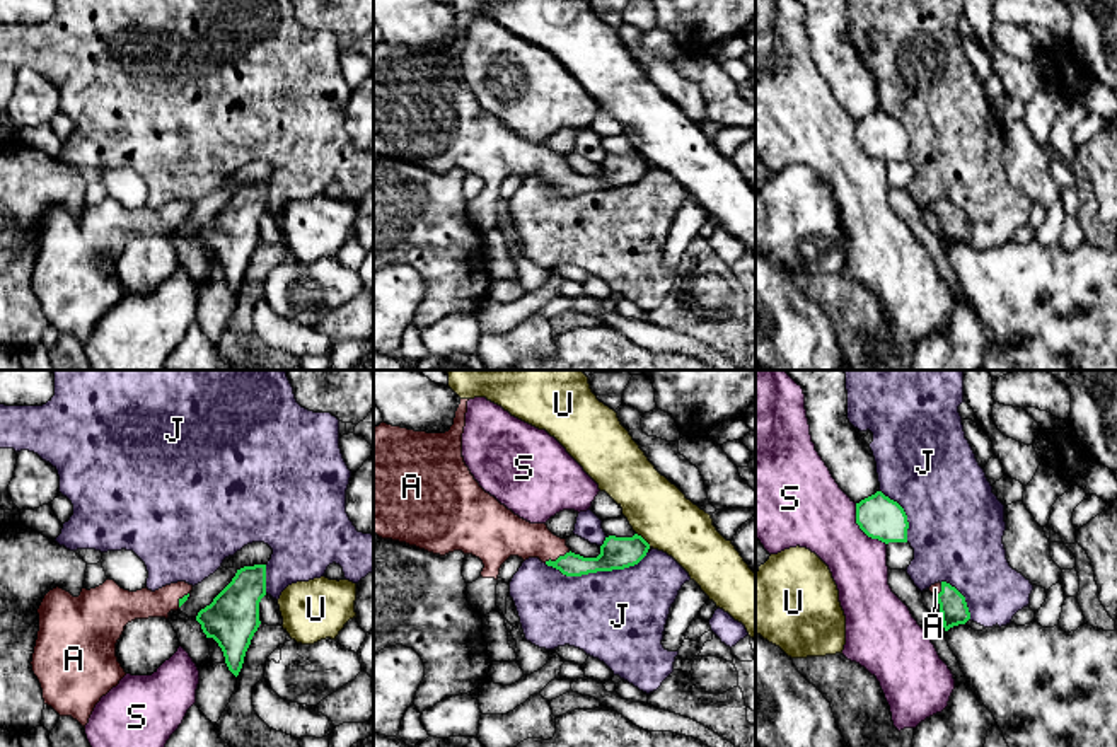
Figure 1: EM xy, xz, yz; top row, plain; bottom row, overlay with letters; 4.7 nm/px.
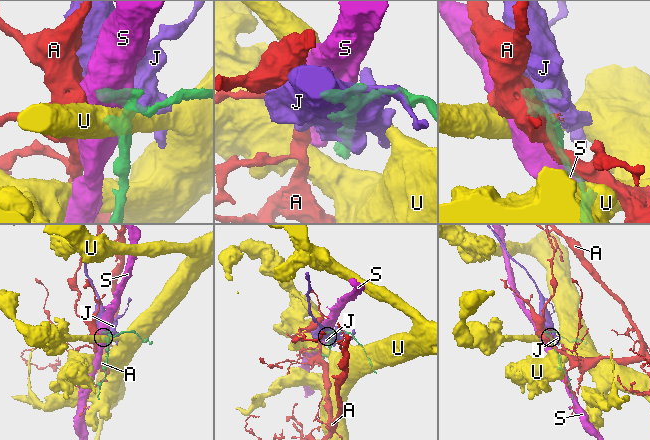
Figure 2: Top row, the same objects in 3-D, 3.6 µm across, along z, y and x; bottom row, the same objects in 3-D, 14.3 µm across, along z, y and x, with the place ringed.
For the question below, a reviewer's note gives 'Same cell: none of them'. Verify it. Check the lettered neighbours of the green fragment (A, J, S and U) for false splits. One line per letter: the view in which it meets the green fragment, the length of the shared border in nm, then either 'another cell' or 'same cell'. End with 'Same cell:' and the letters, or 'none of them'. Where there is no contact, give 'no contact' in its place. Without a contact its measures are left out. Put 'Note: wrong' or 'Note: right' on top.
Note: wrong
A: contact in xz; length 140 nm; same cell
J: contact in xz; length 500 nm; another cell
S: contact in yz; length 240 nm; another cell
U: contact in xz; length 100 nm; another cell
Same cell: A

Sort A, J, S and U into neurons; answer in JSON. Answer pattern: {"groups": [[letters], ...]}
{"groups": [["A"], ["J"], ["S"], ["U"]]}

